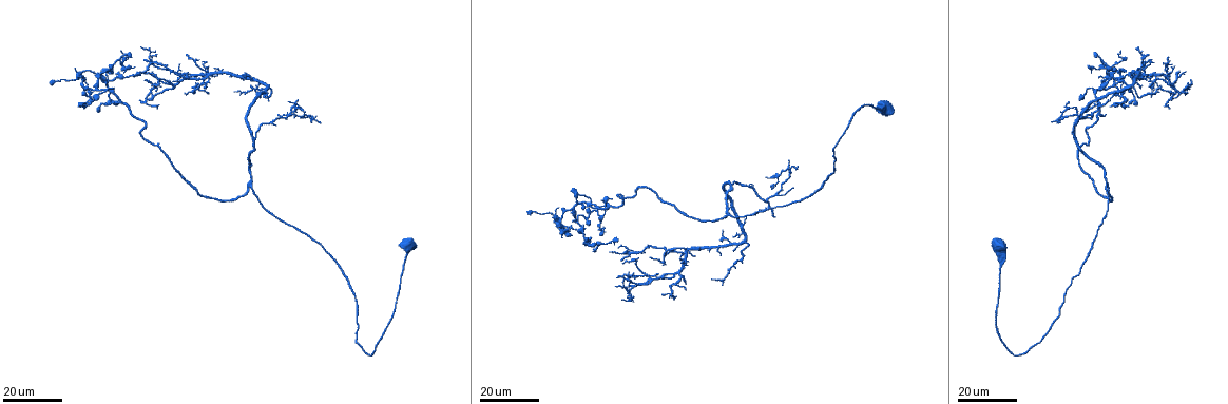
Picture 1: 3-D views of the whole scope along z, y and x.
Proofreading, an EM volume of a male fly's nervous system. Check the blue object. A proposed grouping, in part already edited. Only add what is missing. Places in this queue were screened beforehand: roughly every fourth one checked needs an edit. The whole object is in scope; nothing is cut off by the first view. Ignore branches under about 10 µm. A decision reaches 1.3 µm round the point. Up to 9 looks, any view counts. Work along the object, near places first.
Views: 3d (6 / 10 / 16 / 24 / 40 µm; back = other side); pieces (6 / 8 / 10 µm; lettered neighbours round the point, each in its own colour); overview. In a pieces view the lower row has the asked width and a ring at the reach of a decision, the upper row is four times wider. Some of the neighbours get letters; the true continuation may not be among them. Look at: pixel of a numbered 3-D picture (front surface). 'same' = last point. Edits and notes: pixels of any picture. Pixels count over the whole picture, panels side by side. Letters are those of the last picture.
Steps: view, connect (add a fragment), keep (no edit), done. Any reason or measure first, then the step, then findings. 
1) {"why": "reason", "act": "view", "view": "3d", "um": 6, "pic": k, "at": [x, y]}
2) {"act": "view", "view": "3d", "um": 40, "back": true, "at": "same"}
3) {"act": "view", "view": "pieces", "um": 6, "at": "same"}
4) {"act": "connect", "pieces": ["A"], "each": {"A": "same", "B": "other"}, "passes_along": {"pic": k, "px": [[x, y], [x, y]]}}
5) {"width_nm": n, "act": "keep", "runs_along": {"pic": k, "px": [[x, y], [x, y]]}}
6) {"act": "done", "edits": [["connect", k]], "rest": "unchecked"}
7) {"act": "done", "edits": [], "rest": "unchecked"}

{"why": "tapers out", "act": "view", "view": "3d", "um": 16, "pic": 1, "at": [593, 249]}

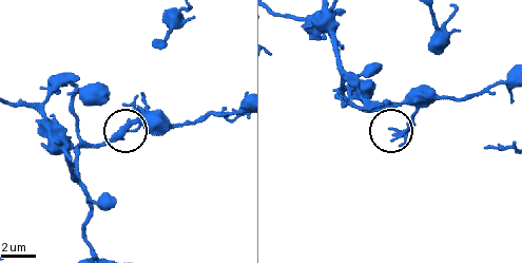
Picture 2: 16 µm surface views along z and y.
{"why": "what lies round it", "act": "view", "view": "pieces", "um": 8, "pic": 2, "at": [394, 138]}

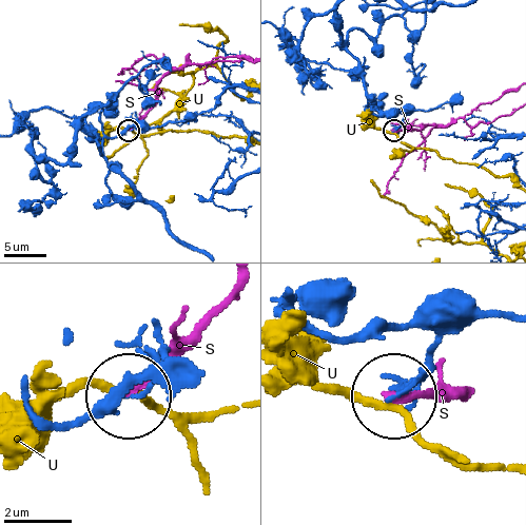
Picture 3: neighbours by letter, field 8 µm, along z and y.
{"width_nm": 130, "act": "keep", "each": {"S": "other", "U": "other"}, "runs_along": {"pic": 3, "px": [[289, 290], [332, 335], [425, 330], [431, 361], [394, 392]]}, "found": "no lettered fragment goes on from it"}

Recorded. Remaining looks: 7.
{"why": "branch stops here", "act": "view", "view": "3d", "um": 24, "pic": 1, "at": [107, 84]}

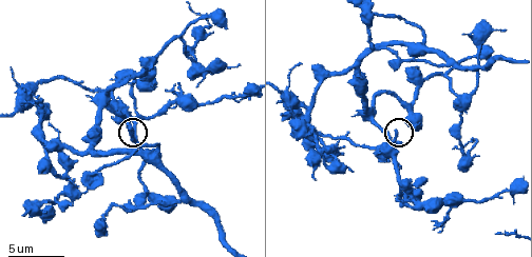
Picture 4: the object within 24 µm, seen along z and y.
{"why": "see the neighbours", "act": "view", "view": "pieces", "um": 8, "pic": 4, "at": [130, 127]}

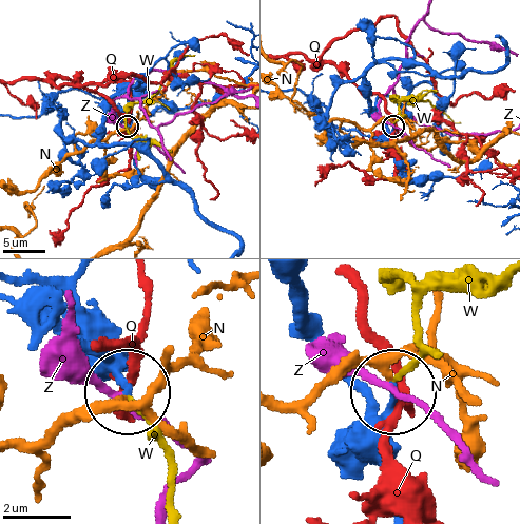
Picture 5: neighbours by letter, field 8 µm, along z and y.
{"width_nm": 200, "act": "keep", "each": {"N": "other", "Q": "other", "W": "other", "Z": "other"}, "found": "none of them fits"}

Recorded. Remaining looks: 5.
{"why": "thin end", "act": "view", "view": "3d", "um": 24, "pic": 1, "at": [174, 80]}

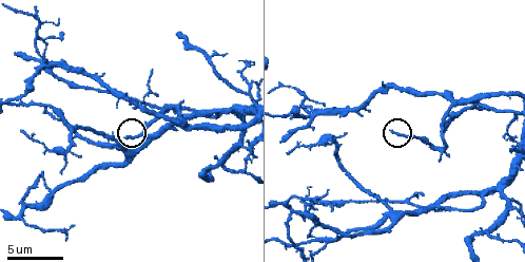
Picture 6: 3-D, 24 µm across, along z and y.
{"act": "view", "view": "pieces", "um": 6, "pic": 6, "at": [126, 138]}

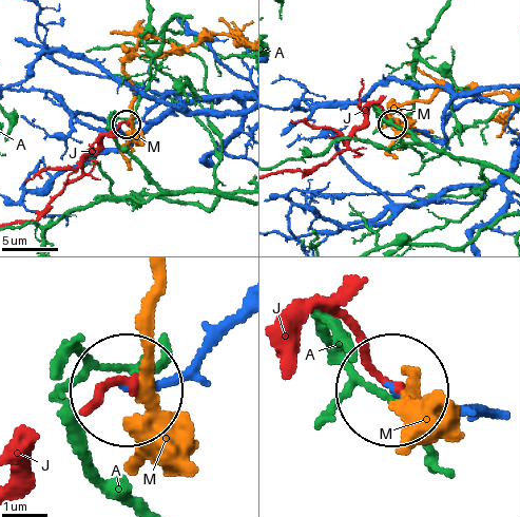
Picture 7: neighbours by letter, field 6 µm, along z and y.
{"width_nm": 160, "act": "keep", "each": {"A": "other", "J": "other", "M": "other"}, "runs_along": {"pic": 7, "px": [[489, 416], [391, 393]]}, "found": "no lettered fragment goes on from it"}

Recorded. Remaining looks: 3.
{"why": "end of a long branch", "act": "view", "view": "3d", "um": 24, "pic": 1, "at": [138, 74]}

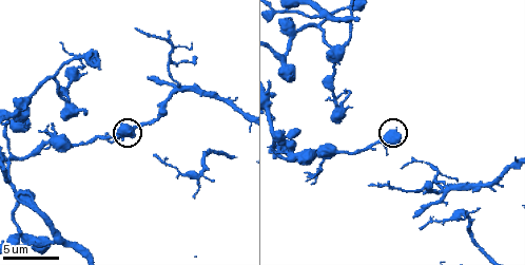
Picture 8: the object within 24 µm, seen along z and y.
{"why": "see the neighbours", "act": "view", "view": "pieces", "um": 8, "pic": 8, "at": [400, 134]}

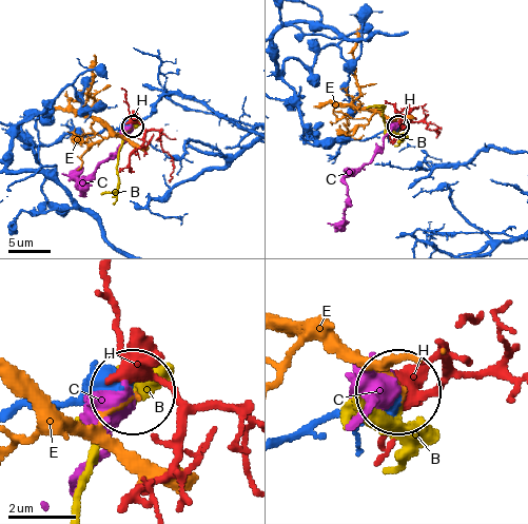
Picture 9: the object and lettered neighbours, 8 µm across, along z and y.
{"act": "keep", "each": {"B": "other", "C": "other", "E": "other", "H": "other"}, "runs_along": {"pic": 9, "px": [[18, 413], [125, 396]]}, "found": "no lettered fragment goes on from it"}

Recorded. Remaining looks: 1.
{"act": "done", "edits": [], "rest": "unchecked"}

